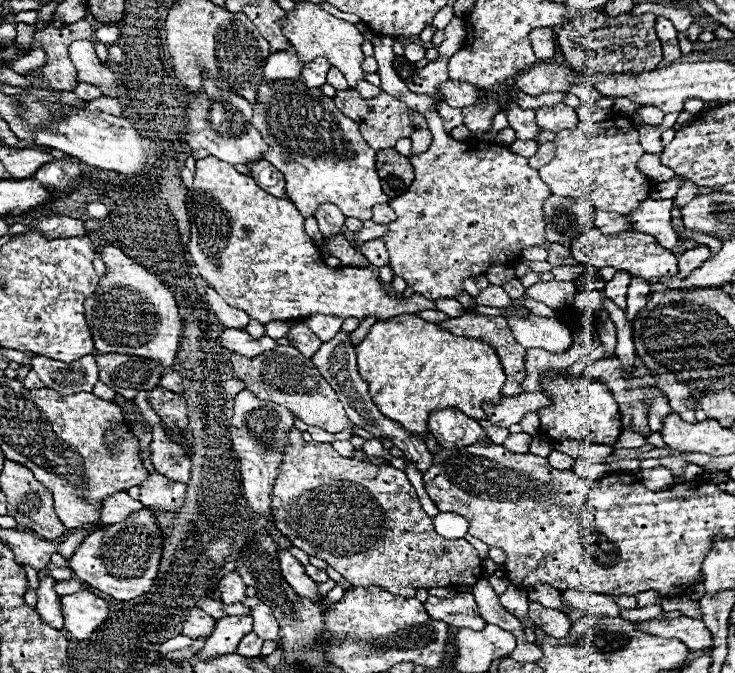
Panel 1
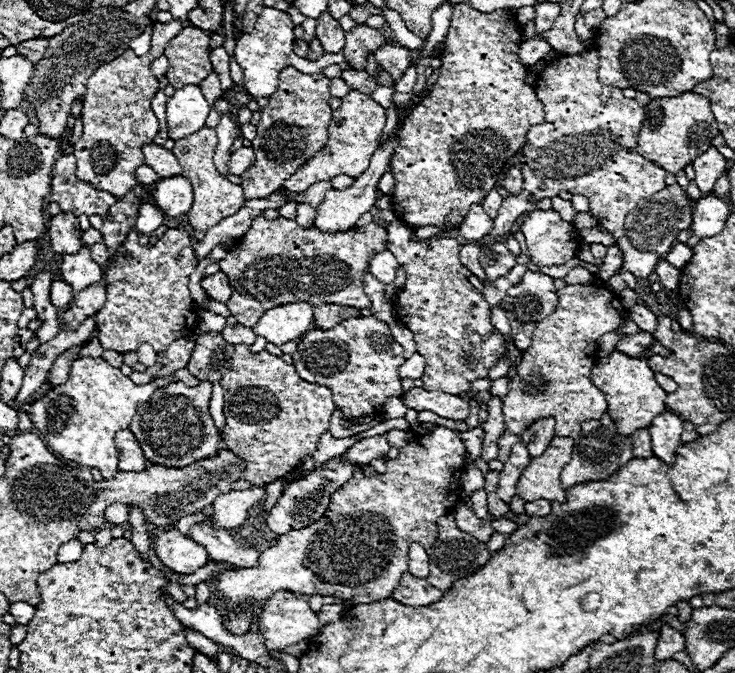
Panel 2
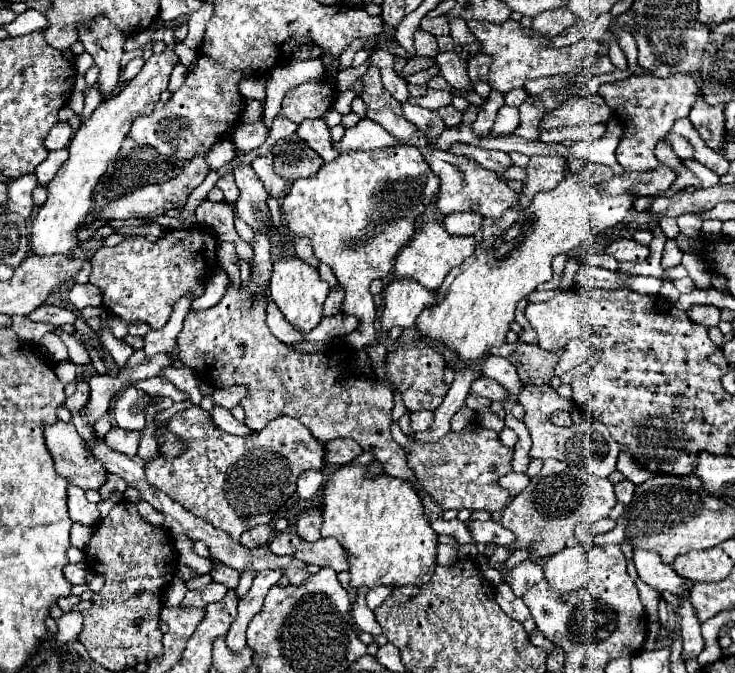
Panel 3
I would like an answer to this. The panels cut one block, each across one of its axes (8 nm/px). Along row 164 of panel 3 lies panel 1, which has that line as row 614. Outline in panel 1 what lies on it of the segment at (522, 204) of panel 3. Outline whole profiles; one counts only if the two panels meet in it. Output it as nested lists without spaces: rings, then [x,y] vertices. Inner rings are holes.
[[[528,602],[528,616],[530,620],[540,626],[546,634],[552,634],[554,638],[564,638],[570,630],[570,618],[564,612],[552,610],[552,608],[544,608],[538,602]]]

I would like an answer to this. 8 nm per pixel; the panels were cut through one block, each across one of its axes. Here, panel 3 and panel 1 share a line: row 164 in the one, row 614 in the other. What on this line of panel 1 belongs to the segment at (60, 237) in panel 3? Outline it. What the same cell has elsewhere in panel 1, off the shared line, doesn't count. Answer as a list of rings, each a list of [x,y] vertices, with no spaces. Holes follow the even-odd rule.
[[[82,590],[60,598],[64,614],[64,630],[74,640],[86,640],[108,618],[108,604],[96,594]]]

